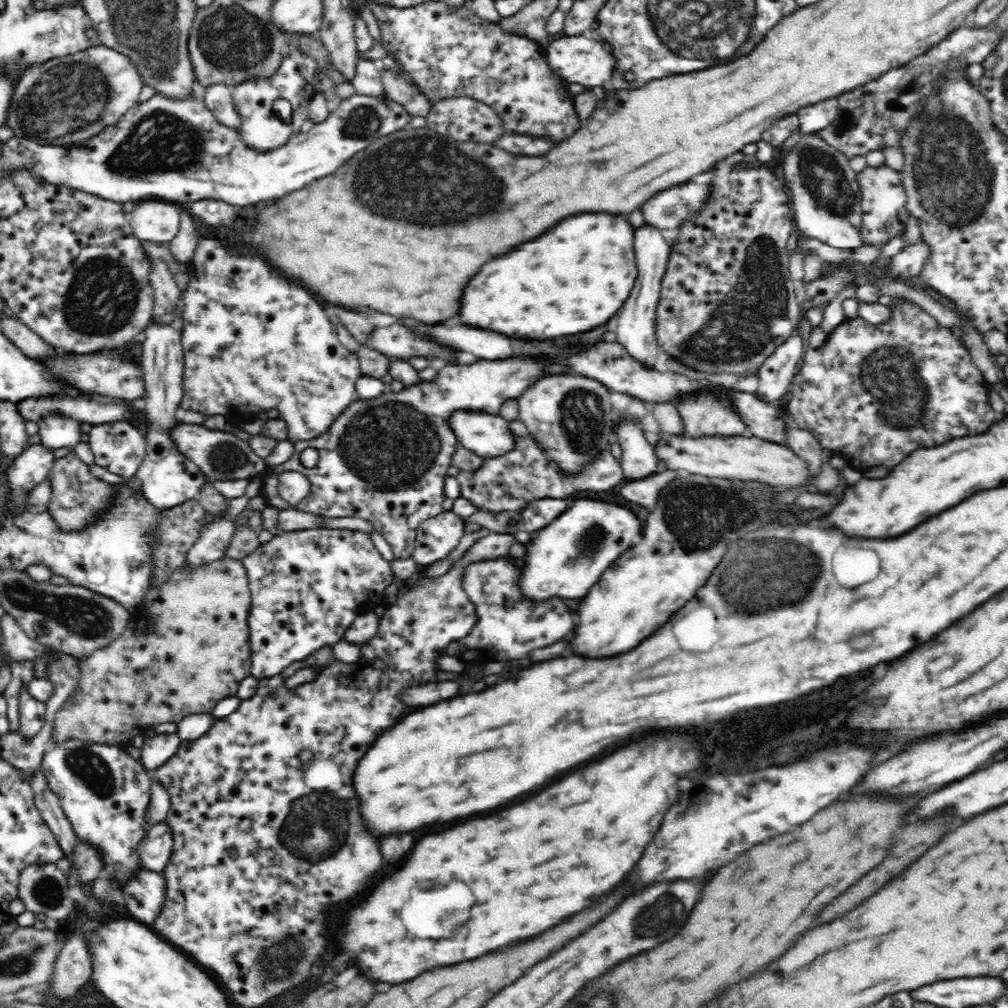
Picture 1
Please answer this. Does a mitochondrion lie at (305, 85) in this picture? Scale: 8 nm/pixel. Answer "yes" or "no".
no

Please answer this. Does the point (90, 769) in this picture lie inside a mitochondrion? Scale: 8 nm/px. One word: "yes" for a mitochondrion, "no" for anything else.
yes

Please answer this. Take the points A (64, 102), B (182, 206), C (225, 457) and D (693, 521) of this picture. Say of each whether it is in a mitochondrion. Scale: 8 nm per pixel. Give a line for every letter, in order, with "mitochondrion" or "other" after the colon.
A: mitochondrion
B: other
C: mitochondrion
D: mitochondrion

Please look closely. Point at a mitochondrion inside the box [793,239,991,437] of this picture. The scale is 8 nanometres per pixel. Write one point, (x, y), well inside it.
(885, 368)

